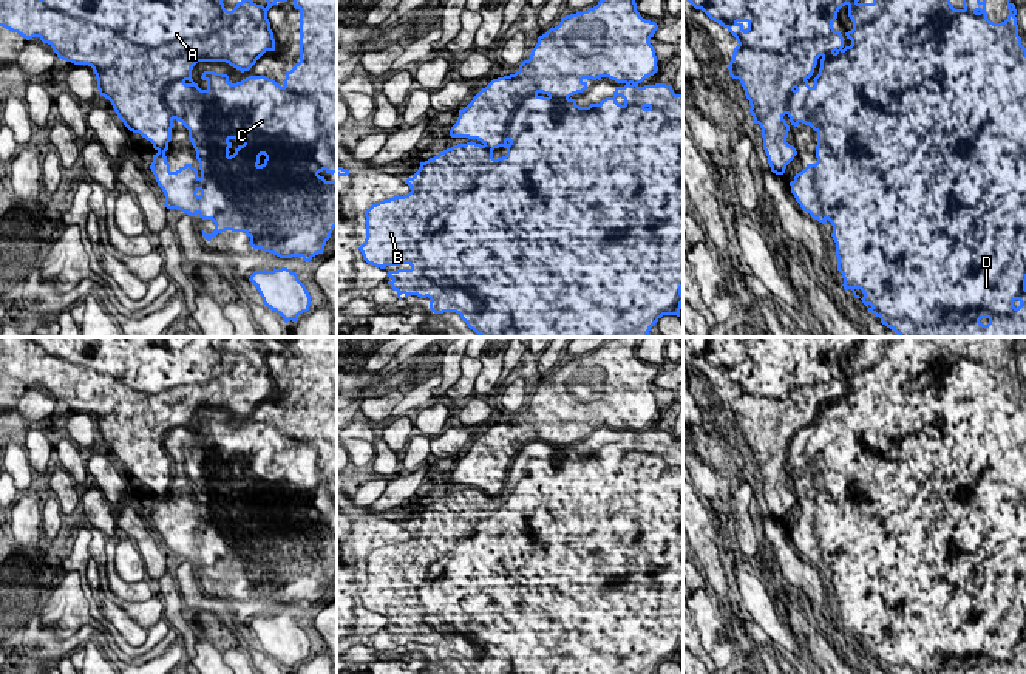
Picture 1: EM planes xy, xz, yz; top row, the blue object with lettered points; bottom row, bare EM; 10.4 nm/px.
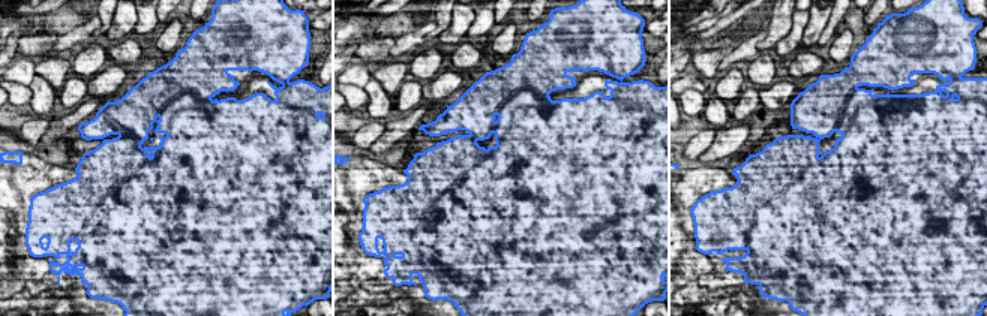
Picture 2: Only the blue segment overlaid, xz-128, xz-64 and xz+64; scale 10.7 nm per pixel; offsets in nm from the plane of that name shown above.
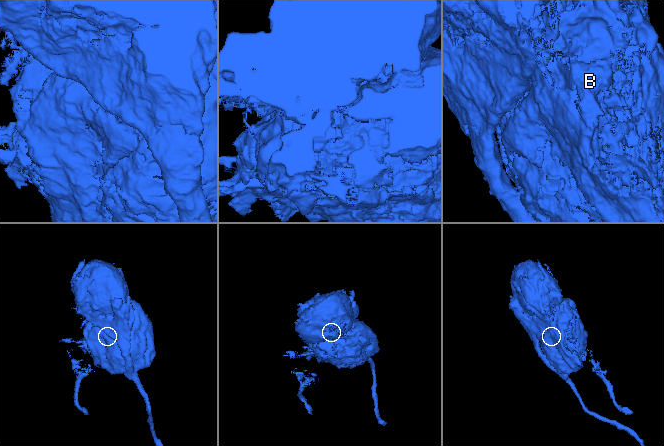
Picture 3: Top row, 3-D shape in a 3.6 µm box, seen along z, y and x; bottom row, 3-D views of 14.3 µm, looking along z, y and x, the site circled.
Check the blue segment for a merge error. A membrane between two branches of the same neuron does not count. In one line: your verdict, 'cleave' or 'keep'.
cleave

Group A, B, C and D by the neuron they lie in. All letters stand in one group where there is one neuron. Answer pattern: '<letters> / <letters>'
A / B C D

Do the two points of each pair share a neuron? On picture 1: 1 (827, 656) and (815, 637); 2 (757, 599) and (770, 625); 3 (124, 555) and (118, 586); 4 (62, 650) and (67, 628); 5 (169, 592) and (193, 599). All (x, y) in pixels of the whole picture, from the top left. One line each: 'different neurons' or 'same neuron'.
1: same neuron
2: same neuron
3: different neurons
4: different neurons
5: different neurons

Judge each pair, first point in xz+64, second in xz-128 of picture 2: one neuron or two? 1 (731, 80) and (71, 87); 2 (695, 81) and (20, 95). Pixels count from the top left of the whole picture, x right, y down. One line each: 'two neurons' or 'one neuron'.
1: two neurons
2: two neurons

